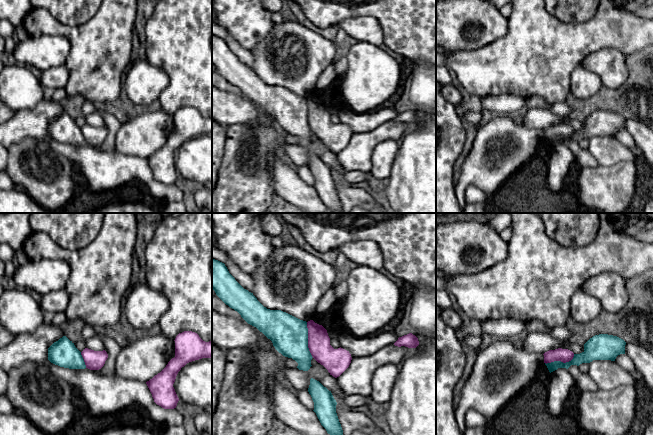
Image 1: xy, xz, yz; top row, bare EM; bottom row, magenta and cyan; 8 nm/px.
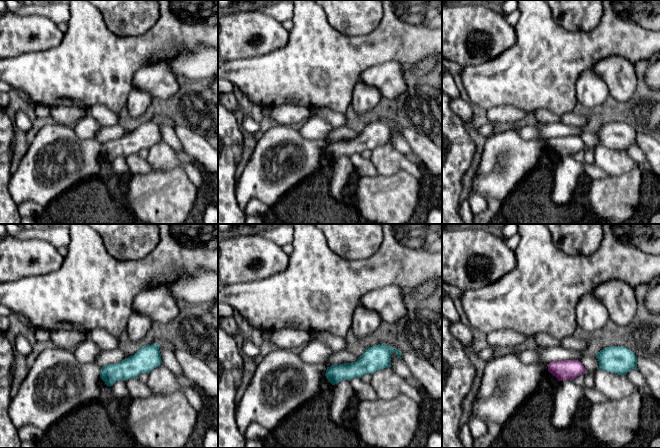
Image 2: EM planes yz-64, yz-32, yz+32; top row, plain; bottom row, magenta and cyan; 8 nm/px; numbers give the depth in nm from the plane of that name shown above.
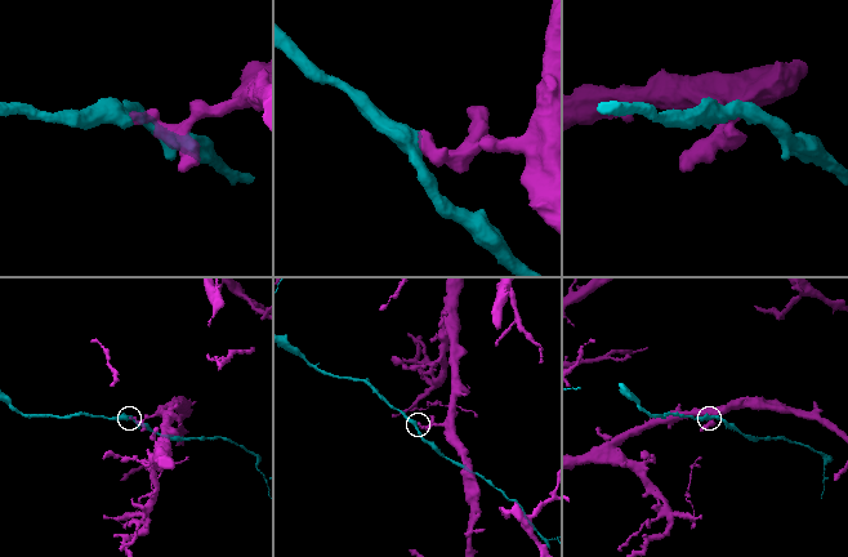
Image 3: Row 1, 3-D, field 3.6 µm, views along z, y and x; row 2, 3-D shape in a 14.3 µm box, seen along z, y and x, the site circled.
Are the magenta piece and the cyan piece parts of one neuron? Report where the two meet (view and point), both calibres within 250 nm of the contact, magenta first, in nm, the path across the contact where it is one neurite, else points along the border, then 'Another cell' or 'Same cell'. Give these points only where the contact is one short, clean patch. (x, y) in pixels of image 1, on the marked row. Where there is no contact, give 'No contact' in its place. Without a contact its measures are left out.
Touches magenta at xz (308, 340). Thickness 180 nm (magenta) against 300 nm. Boundary: xz (306, 322), (307, 347), (313, 357). Another cell

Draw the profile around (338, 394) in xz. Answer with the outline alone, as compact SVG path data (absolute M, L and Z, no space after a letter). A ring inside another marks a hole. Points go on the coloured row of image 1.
M340 386L333 389L331 393L337 402L342 401L347 396Z

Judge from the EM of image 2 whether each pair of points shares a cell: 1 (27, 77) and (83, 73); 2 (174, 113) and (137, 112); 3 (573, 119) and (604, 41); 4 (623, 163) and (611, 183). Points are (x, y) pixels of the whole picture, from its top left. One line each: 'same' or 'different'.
1: same
2: different
3: different
4: different

